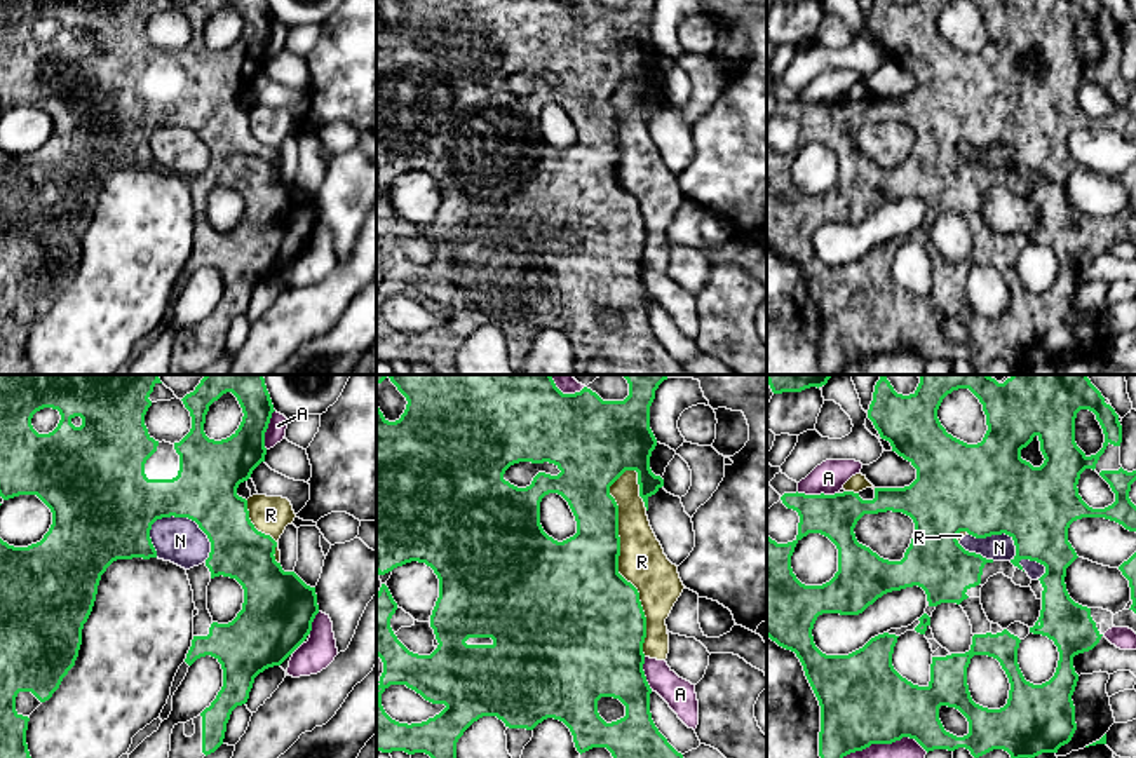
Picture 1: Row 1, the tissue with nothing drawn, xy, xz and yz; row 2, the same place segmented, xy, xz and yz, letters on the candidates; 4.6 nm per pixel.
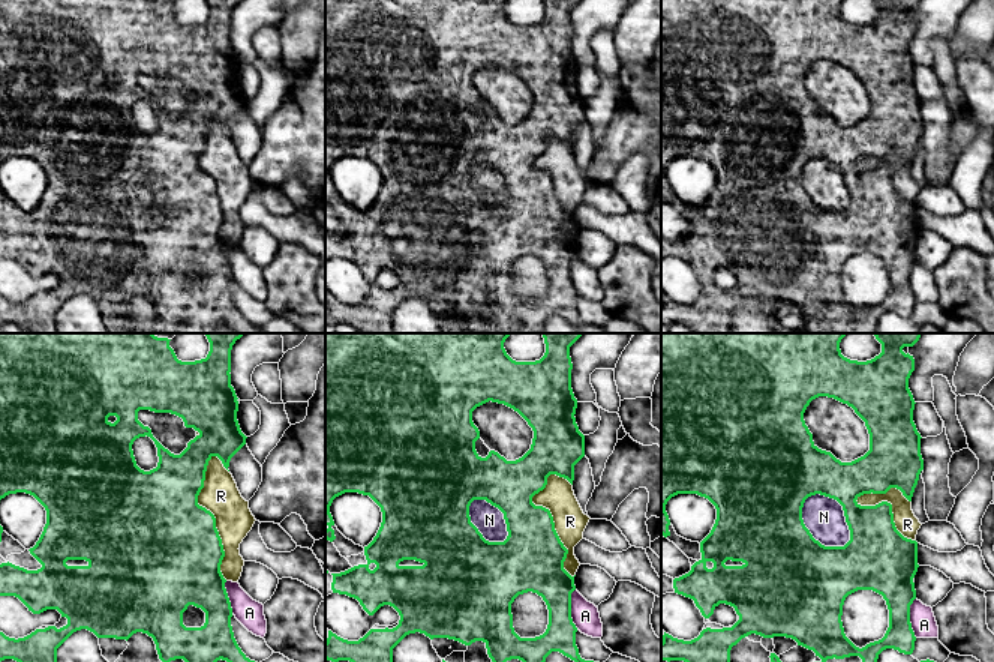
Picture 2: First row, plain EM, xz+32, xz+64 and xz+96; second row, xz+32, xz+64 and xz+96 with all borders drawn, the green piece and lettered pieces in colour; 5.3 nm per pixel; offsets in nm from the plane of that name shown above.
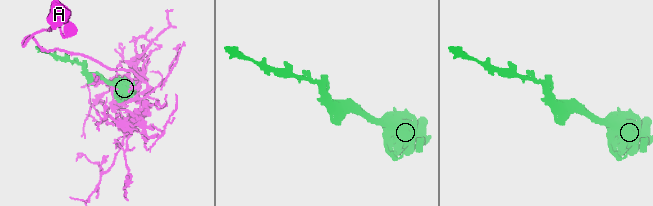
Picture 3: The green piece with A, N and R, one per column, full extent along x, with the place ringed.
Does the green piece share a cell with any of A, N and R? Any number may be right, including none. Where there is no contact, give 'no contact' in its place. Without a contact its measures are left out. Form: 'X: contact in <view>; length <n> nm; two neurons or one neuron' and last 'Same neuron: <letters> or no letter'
A: contact in yz; length 200 nm; two neurons
N: contact in xy; length 320 nm; two neurons
R: contact in xz; length 850 nm; two neurons
Same neuron: no letter

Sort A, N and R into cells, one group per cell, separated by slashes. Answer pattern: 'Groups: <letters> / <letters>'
Groups: A / N R

